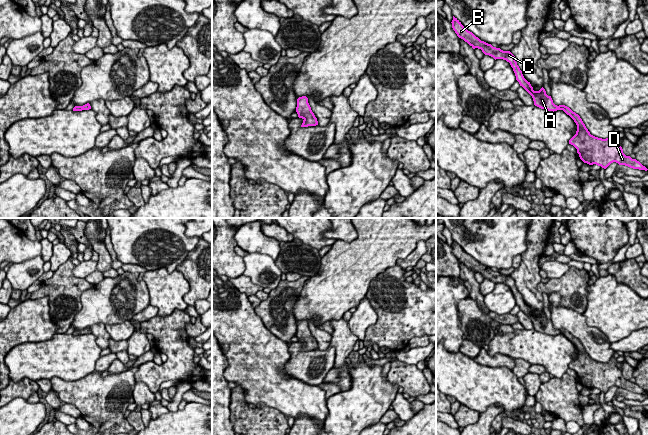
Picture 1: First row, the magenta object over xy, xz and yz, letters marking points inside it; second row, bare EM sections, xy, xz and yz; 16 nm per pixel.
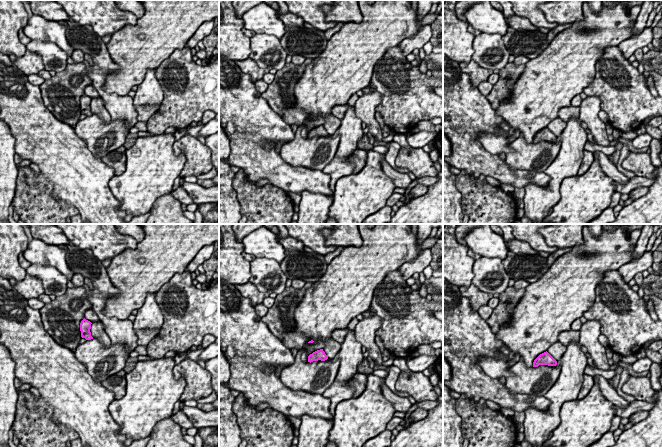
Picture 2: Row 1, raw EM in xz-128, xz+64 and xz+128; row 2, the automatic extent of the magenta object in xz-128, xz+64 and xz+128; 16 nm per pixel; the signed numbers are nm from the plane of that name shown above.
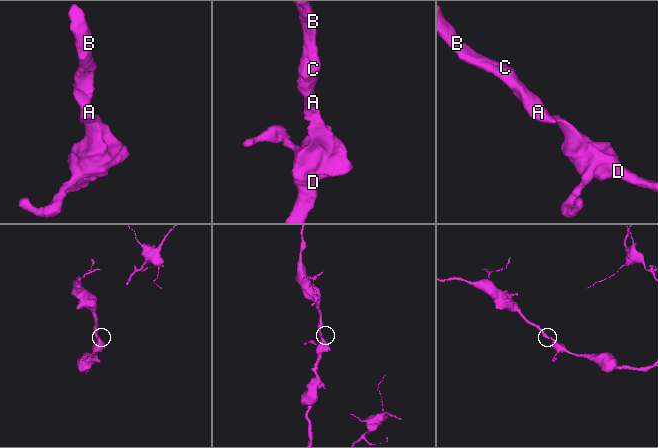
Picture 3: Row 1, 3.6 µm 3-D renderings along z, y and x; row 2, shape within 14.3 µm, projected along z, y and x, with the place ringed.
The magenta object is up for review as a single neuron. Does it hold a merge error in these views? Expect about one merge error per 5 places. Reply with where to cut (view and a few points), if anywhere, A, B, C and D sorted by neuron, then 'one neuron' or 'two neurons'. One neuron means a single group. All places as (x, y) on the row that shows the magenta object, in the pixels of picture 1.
no cut | A B C D | one neuron

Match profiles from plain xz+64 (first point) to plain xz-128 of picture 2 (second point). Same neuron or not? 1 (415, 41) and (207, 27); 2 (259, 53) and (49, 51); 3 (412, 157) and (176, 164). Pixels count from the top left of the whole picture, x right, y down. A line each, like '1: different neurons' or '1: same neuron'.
1: same neuron
2: same neuron
3: different neurons

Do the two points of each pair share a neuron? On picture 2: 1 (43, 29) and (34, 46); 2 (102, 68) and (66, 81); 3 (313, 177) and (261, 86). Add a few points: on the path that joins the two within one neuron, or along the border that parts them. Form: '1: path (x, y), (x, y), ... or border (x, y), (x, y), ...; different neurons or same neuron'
1: border (31, 39), (51, 41), (59, 47); different neurons
2: border (84, 64), (86, 75), (92, 84); different neurons
3: border (254, 83), (261, 93); different neurons

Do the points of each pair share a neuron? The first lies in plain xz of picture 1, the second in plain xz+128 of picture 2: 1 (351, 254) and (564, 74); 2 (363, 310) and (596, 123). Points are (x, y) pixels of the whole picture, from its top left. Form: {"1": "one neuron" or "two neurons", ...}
{"1": "one neuron", "2": "one neuron"}

